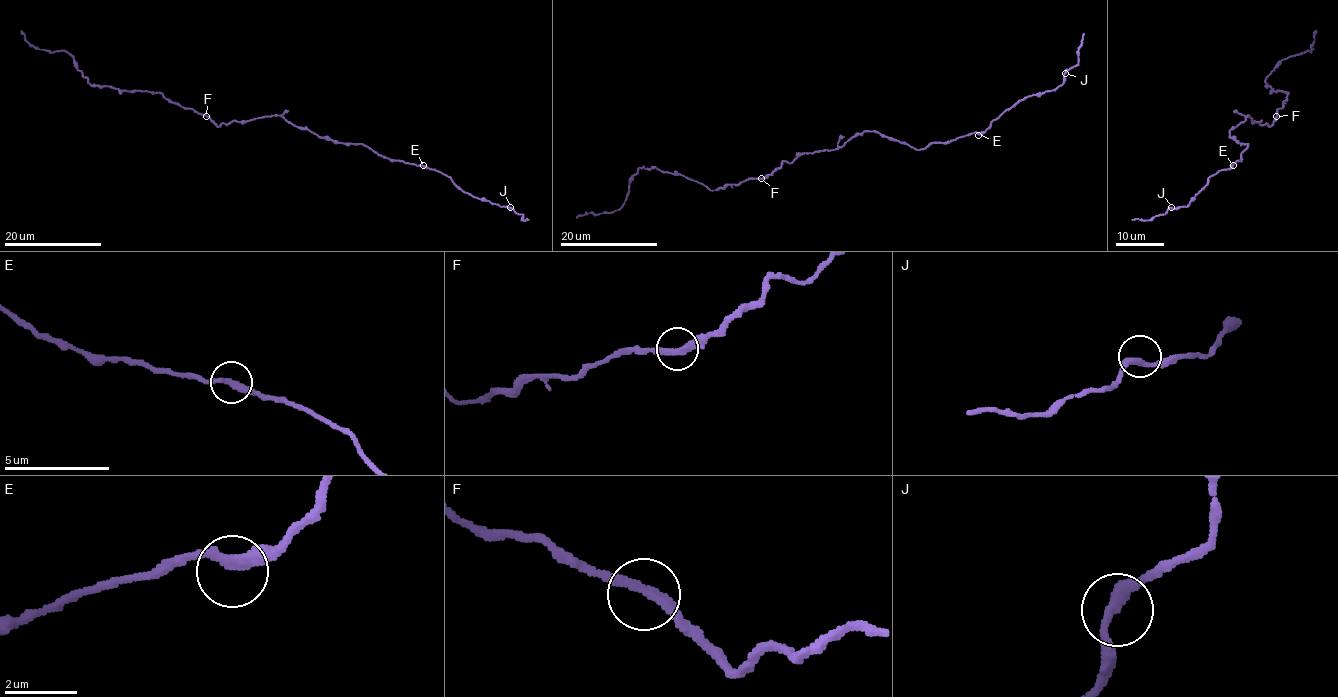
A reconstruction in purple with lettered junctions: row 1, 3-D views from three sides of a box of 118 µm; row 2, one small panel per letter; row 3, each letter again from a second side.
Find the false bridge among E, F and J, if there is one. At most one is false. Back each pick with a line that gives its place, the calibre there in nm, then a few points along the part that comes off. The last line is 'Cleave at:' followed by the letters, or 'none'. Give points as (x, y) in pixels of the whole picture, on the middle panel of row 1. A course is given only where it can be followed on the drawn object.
Cleave at: none

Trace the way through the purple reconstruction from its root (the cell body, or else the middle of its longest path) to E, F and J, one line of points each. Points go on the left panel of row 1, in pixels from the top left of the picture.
E: (280, 116), (296, 127), (305, 127), (330, 140), (363, 144), (388, 158), (423, 165)
F: (280, 116), (262, 116), (218, 126), (206, 116)
J: (280, 116), (330, 140), (363, 144), (388, 158), (435, 169), (465, 192), (510, 207)

